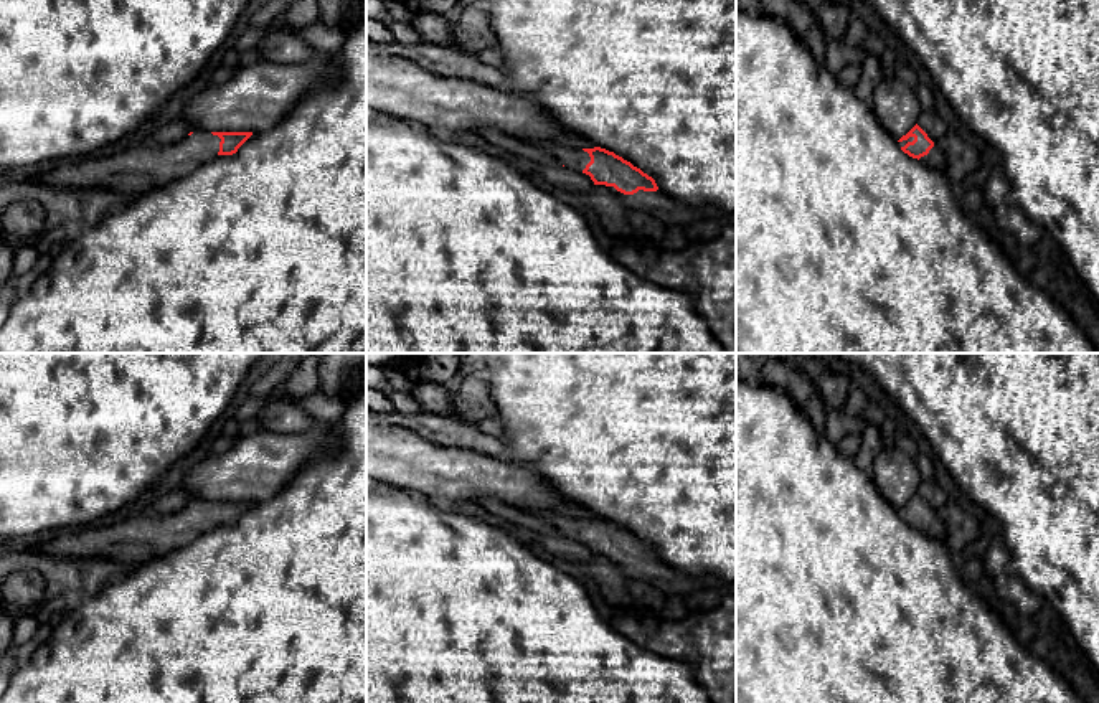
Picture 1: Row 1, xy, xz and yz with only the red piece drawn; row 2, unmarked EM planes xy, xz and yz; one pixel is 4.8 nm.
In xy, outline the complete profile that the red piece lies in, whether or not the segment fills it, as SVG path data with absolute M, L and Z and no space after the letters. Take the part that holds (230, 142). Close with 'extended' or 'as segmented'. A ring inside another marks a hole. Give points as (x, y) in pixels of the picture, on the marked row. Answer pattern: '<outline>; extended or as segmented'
M195 130L168 145L125 149L48 165L30 172L31 180L54 188L92 195L97 188L145 193L155 186L190 175L201 163L233 155L252 132Z; extended

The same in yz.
M917 124L898 144L904 153L922 162L927 162L927 153L934 147L934 142Z; extended

